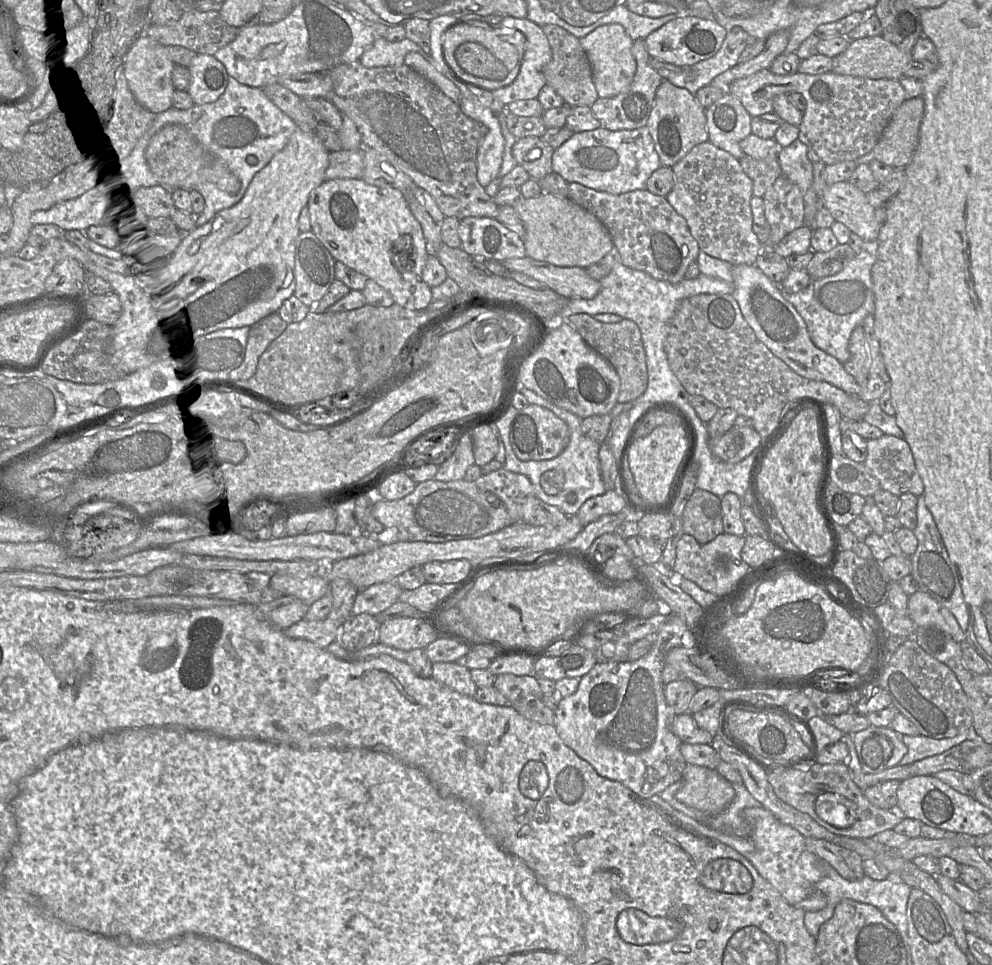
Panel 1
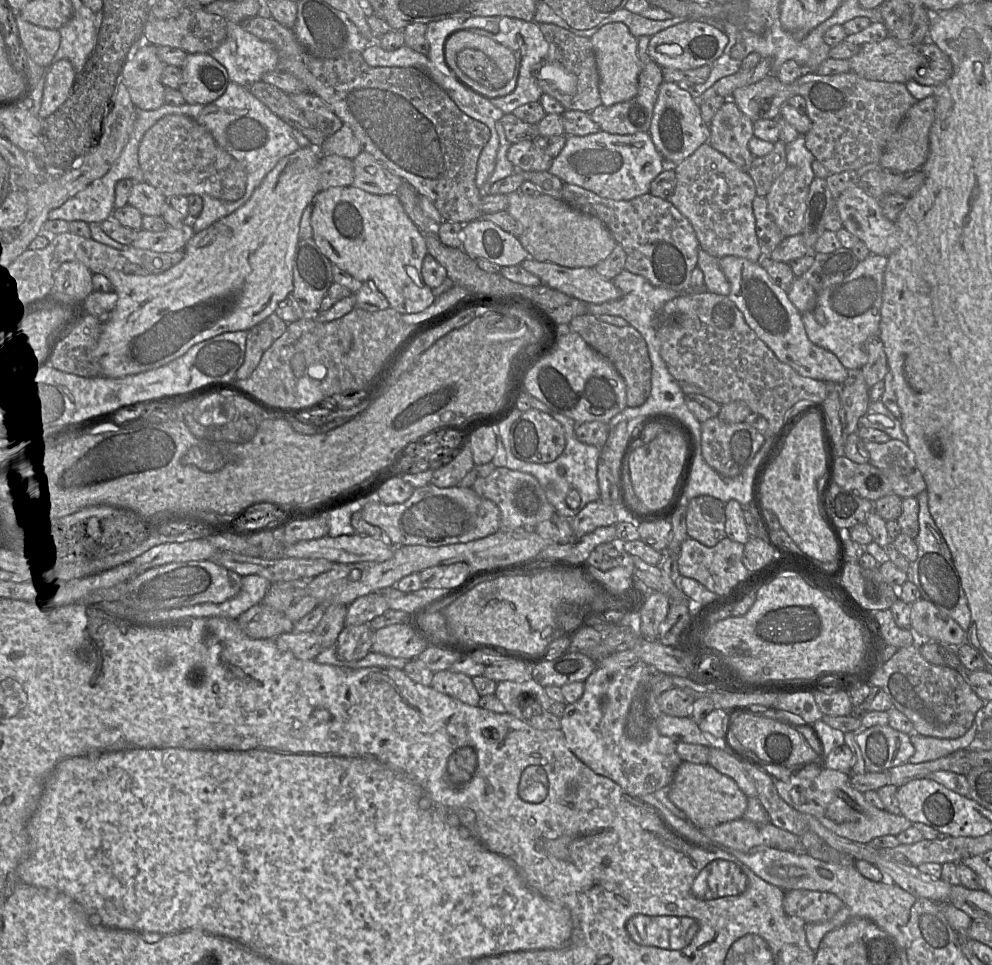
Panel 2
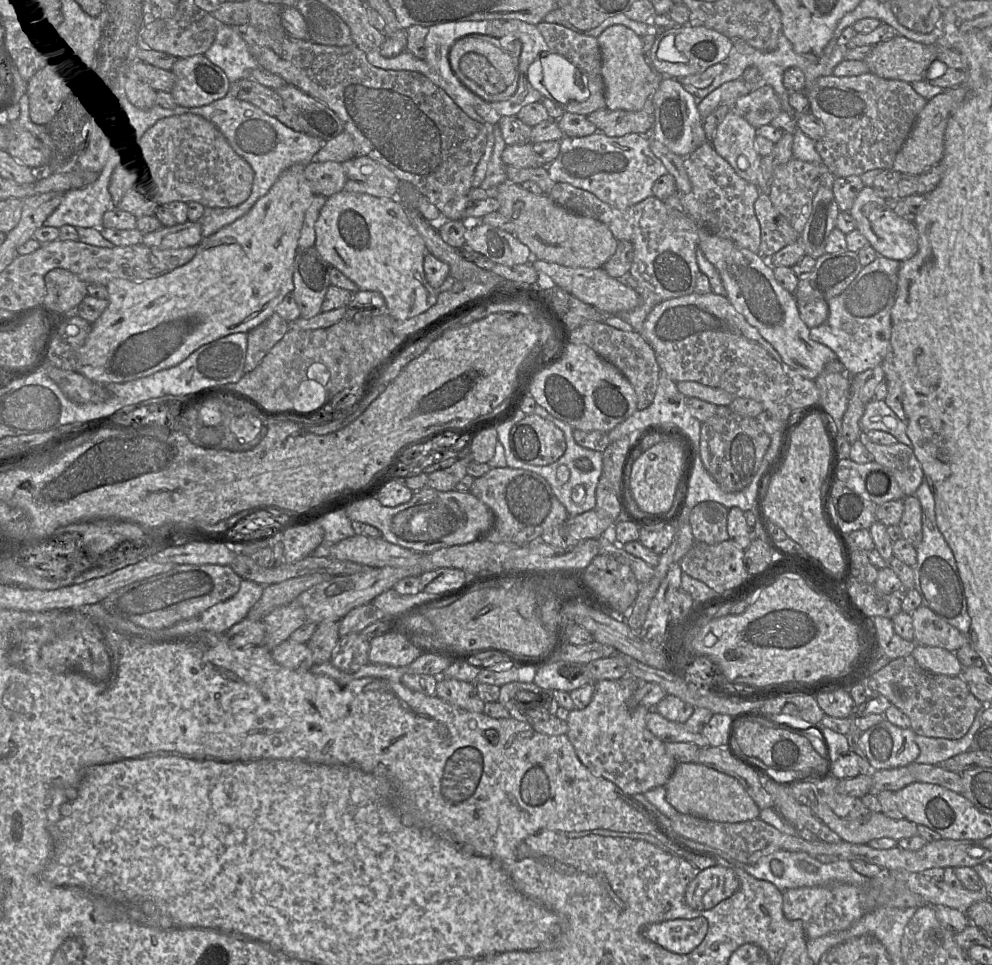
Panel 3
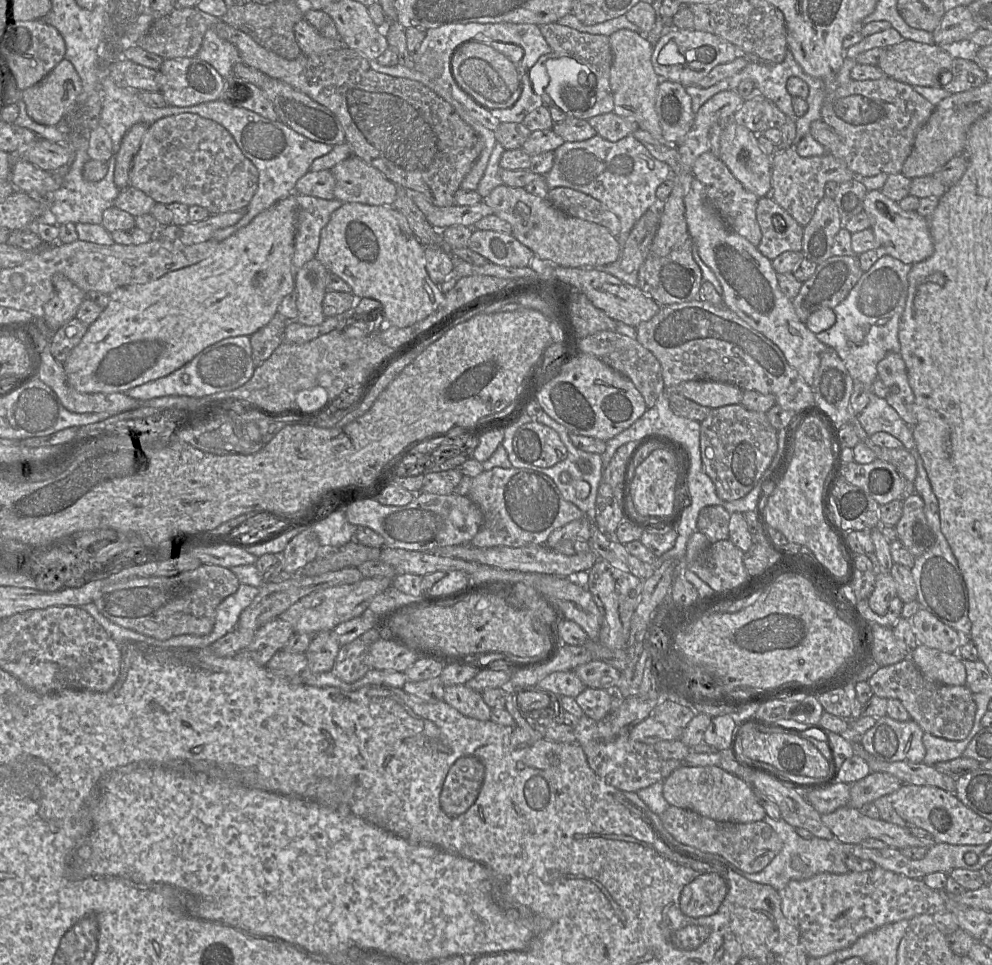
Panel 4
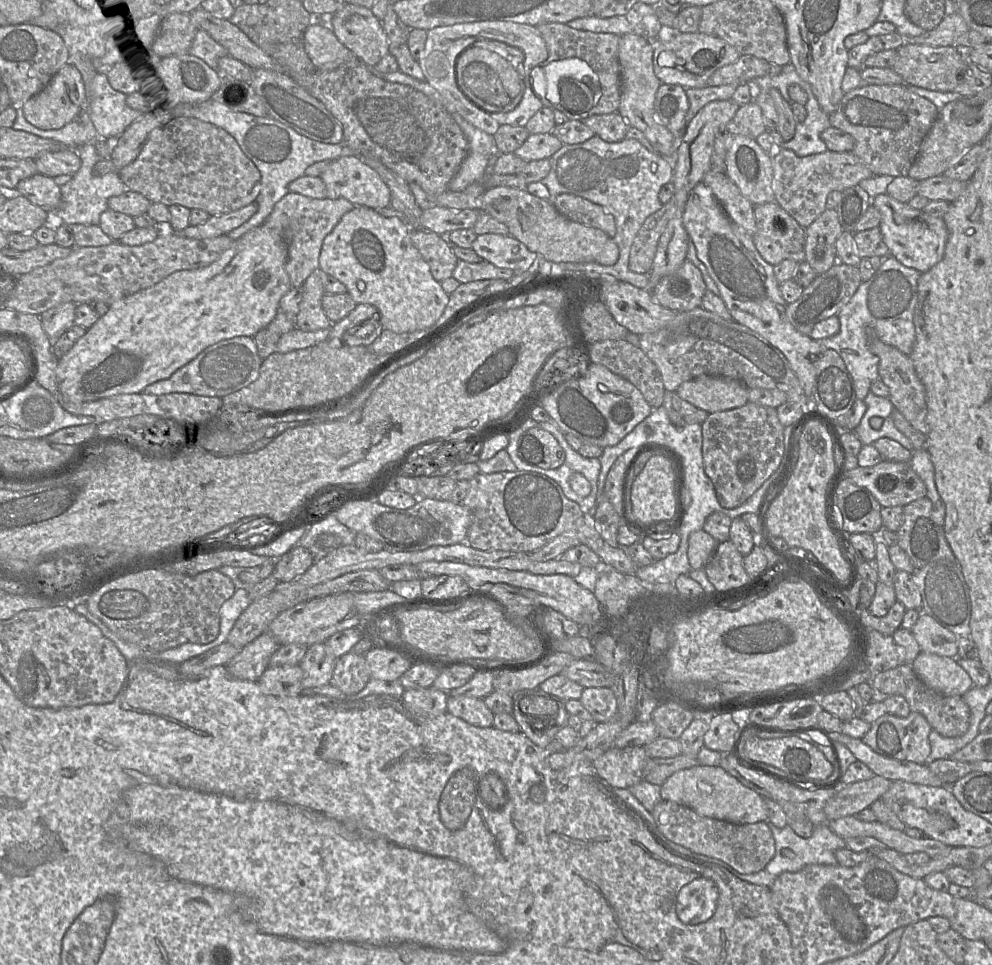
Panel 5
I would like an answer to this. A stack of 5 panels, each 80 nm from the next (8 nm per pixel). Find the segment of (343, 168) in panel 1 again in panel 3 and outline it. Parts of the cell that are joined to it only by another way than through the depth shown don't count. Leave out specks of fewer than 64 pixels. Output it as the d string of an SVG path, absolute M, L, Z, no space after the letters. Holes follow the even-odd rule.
M311 162L305 167L304 175L313 194L326 198L342 191L346 183L345 172L338 162Z

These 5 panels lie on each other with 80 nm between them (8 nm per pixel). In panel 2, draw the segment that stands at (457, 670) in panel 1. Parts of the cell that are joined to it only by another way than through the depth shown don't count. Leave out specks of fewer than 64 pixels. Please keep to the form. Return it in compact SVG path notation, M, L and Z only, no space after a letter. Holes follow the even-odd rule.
M449 669L435 672L432 687L438 692L453 697L470 706L478 706L480 695L472 678L463 673L452 672Z

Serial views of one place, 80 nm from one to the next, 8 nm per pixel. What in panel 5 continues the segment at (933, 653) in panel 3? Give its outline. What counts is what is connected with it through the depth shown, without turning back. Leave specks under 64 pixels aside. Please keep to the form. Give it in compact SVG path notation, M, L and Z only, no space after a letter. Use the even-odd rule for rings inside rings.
M921 651L912 668L927 687L945 696L963 696L974 686L969 674L952 657Z

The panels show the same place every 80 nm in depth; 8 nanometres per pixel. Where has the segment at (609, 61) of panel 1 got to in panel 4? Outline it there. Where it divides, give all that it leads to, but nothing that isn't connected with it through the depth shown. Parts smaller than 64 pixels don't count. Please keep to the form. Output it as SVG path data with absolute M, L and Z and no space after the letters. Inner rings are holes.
M620 29L609 36L613 62L610 72L610 86L614 97L614 112L635 121L640 129L649 132L654 138L666 145L663 139L658 114L655 109L660 77L651 62L653 45L643 33Z

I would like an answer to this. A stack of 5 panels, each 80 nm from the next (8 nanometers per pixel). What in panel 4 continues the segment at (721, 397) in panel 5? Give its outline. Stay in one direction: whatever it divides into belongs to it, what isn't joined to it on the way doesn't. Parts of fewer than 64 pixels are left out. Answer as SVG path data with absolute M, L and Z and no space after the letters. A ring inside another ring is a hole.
M689 380L676 386L684 397L711 409L726 405L740 404L743 391L730 383L706 380Z

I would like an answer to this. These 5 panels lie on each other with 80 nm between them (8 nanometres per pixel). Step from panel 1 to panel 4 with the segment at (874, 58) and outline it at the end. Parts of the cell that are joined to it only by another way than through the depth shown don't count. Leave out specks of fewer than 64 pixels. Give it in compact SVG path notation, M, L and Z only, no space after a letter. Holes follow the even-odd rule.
M903 39L901 42L886 47L883 57L877 66L886 76L907 84L940 88L941 74L951 71L953 57L948 47L915 42Z

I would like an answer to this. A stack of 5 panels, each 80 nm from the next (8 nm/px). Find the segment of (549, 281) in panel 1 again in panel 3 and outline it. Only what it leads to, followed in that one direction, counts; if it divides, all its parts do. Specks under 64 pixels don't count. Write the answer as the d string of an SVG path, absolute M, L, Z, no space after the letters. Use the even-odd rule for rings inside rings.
M543 260L535 261L532 266L537 272L548 275L555 286L595 307L603 314L629 312L640 303L640 296L633 288L626 285L623 279L609 276L603 268L567 267Z

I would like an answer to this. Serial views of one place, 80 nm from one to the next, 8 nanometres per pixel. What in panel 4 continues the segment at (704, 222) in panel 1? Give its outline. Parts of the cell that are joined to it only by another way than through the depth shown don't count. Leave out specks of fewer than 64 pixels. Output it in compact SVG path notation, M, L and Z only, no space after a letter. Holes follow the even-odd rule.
M709 150L701 154L692 167L694 177L700 181L705 188L706 200L725 224L735 233L748 240L757 247L761 241L761 229L756 219L756 206L759 198L749 192L733 176L725 163Z

